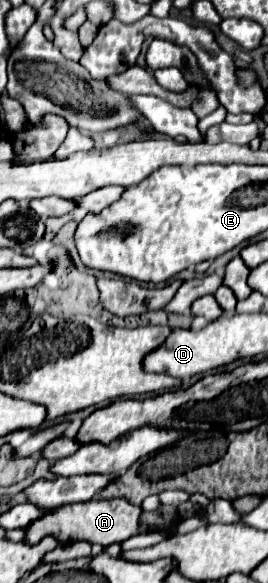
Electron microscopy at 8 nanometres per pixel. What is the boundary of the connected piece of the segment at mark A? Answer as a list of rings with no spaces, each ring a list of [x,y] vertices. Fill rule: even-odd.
[[[114,498],[114,500],[90,500],[90,502],[78,502],[78,504],[68,504],[60,506],[58,510],[50,512],[48,516],[42,516],[36,520],[36,524],[26,528],[26,542],[28,544],[38,544],[44,536],[54,536],[56,540],[62,540],[62,544],[77,540],[88,540],[90,544],[100,544],[100,546],[110,546],[110,544],[122,544],[124,540],[138,536],[138,534],[148,534],[150,528],[146,528],[140,522],[142,508],[130,504],[124,498]]]

